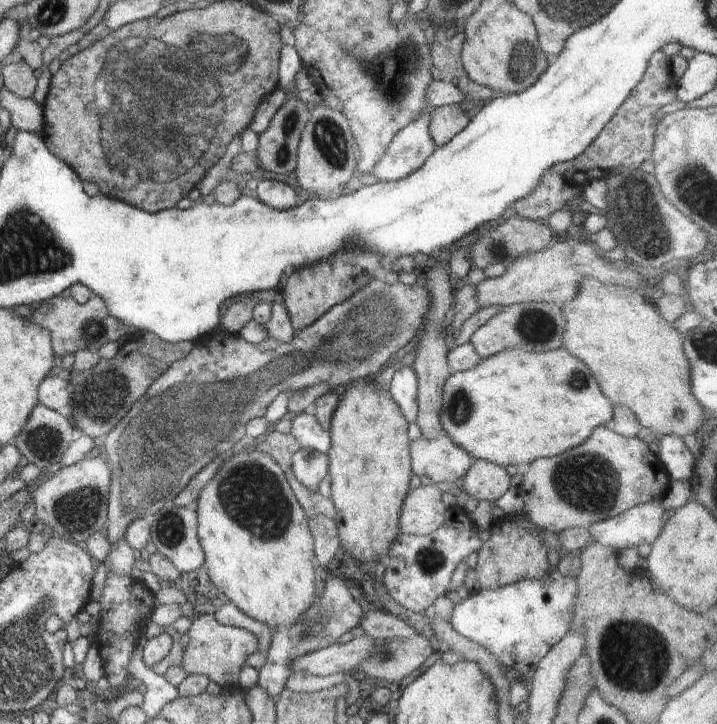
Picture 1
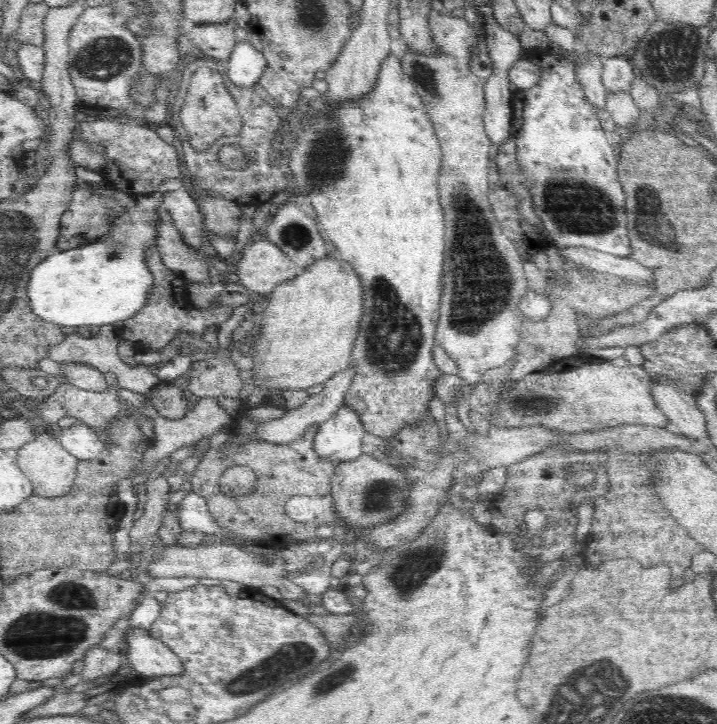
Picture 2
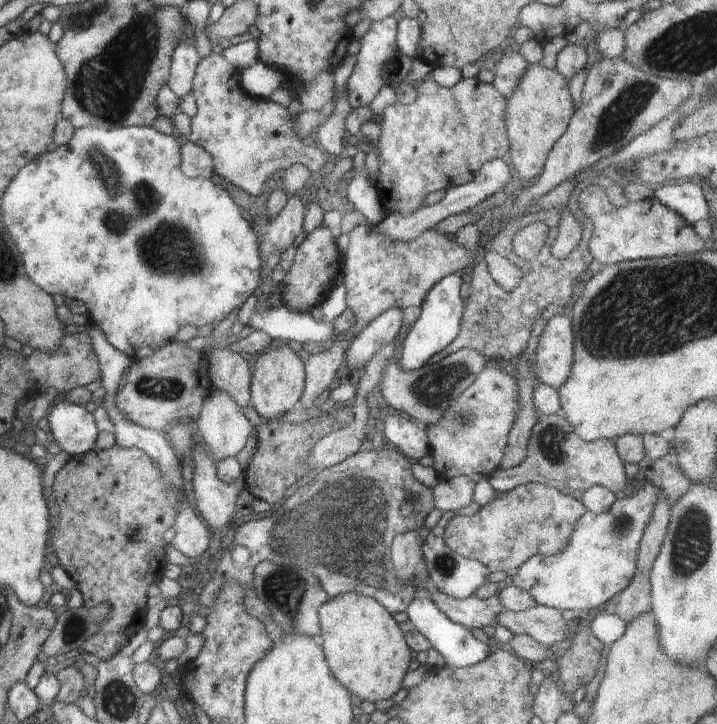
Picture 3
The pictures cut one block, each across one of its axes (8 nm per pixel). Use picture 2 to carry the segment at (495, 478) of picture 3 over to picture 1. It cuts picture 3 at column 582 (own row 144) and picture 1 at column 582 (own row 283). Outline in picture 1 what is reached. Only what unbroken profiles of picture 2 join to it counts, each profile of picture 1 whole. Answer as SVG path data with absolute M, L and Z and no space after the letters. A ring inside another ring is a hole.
M604 425L596 428L584 444L560 456L534 460L524 467L522 472L524 482L521 484L520 491L526 500L524 515L538 528L555 532L557 535L563 530L576 526L588 529L596 521L608 520L640 504L650 504L652 501L661 500L670 483L666 469L644 441L637 436L622 436Z

